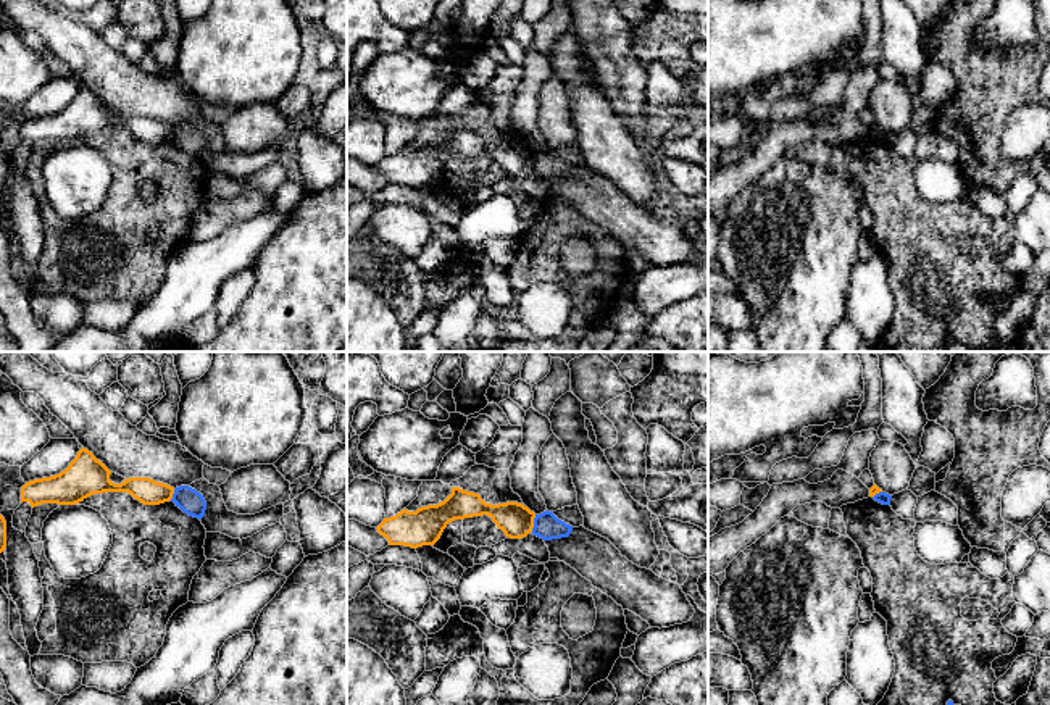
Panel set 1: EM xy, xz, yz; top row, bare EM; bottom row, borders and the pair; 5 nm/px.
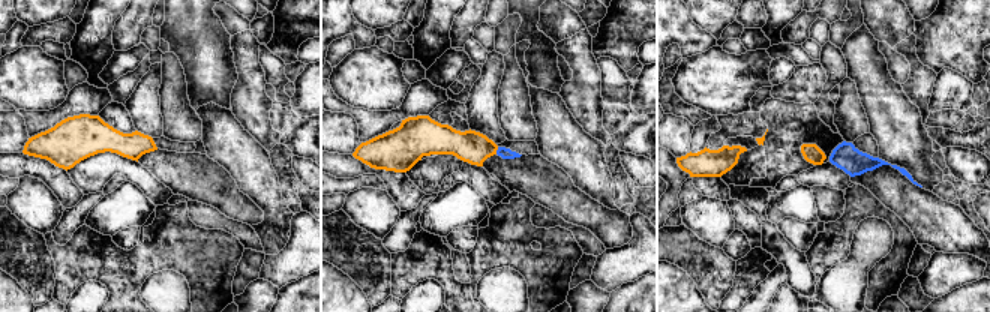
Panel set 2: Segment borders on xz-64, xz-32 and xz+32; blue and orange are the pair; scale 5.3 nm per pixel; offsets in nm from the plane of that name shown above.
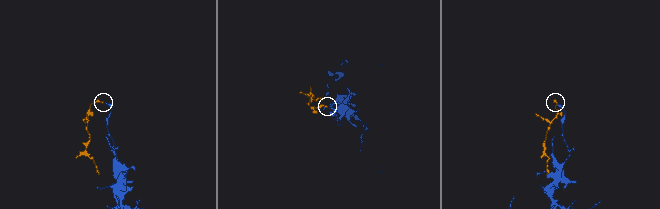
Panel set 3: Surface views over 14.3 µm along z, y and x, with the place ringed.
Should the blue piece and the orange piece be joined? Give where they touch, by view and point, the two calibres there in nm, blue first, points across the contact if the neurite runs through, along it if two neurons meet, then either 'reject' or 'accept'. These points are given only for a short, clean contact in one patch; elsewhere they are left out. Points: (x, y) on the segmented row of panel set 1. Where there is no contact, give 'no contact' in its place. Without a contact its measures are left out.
contact xz (534, 523); calibres 140 and 170 nm; border xz (536, 515), (531, 531); reject

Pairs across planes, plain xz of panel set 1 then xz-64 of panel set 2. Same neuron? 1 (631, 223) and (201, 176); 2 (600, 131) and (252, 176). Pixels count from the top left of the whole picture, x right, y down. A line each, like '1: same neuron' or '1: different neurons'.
1: same neuron
2: same neuron

